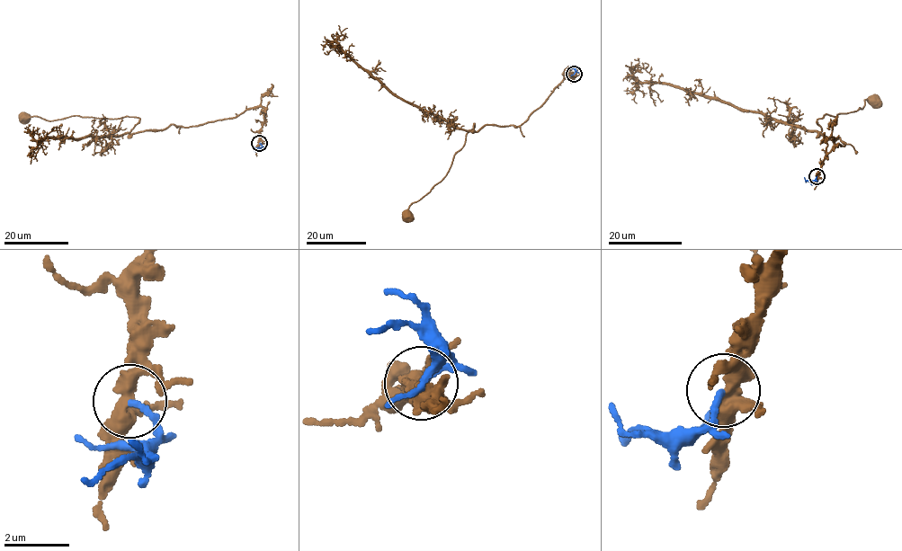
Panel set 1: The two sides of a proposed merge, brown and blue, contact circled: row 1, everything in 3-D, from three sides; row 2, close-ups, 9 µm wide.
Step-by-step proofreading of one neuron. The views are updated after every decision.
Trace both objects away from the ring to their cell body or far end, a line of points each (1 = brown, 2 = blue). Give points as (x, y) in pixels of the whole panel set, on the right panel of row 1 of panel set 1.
1: (817, 176), (826, 140), (845, 143), (820, 134), (817, 120), (861, 109), (866, 99), (876, 103)
2: (817, 176), (814, 181), (806, 182)

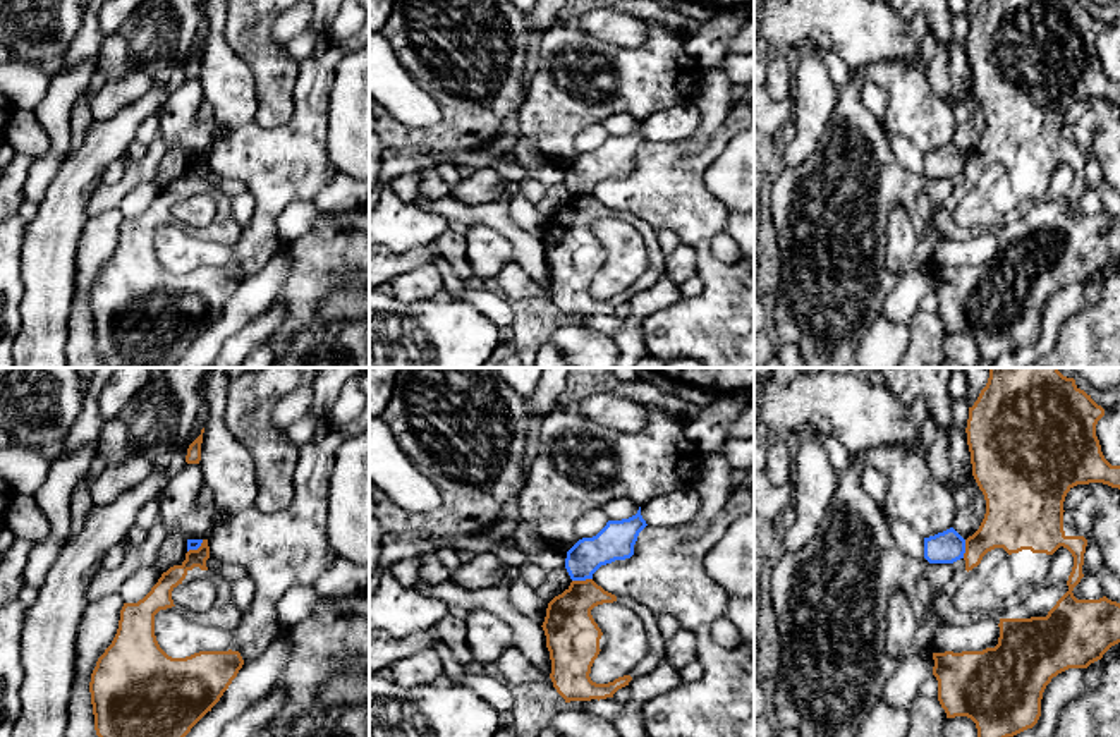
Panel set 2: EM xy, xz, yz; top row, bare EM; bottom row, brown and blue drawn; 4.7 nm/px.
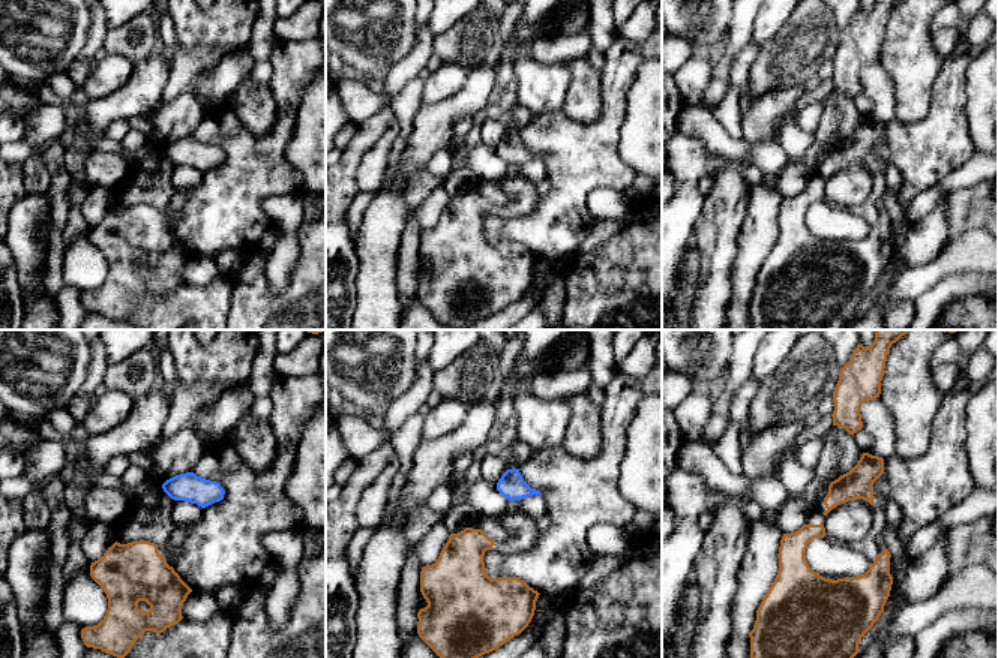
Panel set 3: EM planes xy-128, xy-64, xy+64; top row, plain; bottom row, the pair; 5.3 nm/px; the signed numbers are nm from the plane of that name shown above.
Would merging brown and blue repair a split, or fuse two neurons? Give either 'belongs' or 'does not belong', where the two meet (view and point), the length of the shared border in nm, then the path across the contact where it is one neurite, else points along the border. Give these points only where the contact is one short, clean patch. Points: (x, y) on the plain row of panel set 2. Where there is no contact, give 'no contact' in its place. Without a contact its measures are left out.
does not belong; contact xz (581, 196); length 100 nm; border xz (591, 193), (572, 196)

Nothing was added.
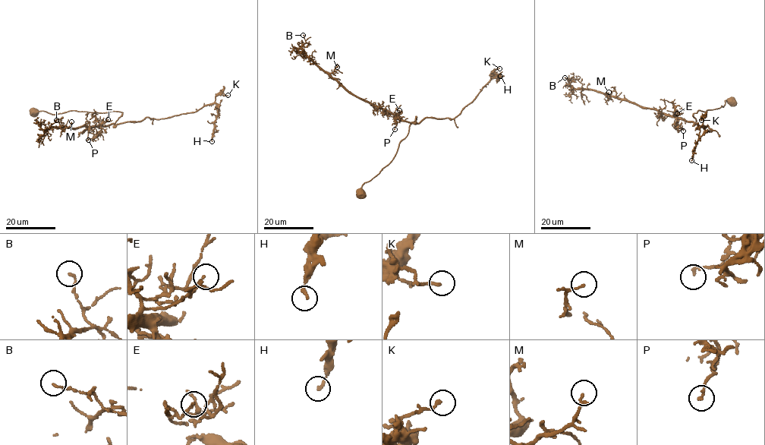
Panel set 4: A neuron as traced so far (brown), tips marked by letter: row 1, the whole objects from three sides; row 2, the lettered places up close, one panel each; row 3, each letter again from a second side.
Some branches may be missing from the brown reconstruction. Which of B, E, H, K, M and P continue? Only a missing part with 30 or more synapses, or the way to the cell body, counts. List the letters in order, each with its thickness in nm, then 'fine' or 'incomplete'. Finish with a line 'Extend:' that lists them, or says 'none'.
B: calibre 130 nm; fine
E: calibre 90 nm; fine
H: calibre 150 nm; fine
K: calibre 170 nm; fine
M: calibre 90 nm; fine
P: calibre 140 nm; fine
Extend: none

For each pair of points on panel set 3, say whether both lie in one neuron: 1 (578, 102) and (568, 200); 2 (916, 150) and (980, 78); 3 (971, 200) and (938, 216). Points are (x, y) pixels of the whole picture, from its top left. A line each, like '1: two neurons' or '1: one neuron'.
1: two neurons
2: two neurons
3: two neurons

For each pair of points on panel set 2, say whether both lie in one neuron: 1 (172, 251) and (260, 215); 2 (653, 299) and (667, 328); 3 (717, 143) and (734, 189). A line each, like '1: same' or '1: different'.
1: same
2: different
3: different

